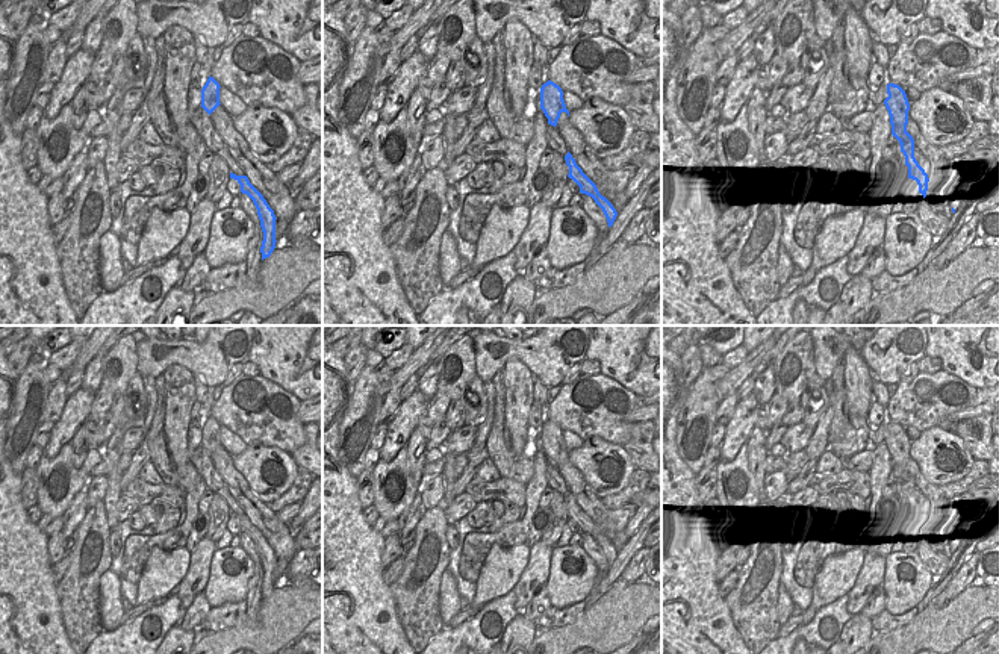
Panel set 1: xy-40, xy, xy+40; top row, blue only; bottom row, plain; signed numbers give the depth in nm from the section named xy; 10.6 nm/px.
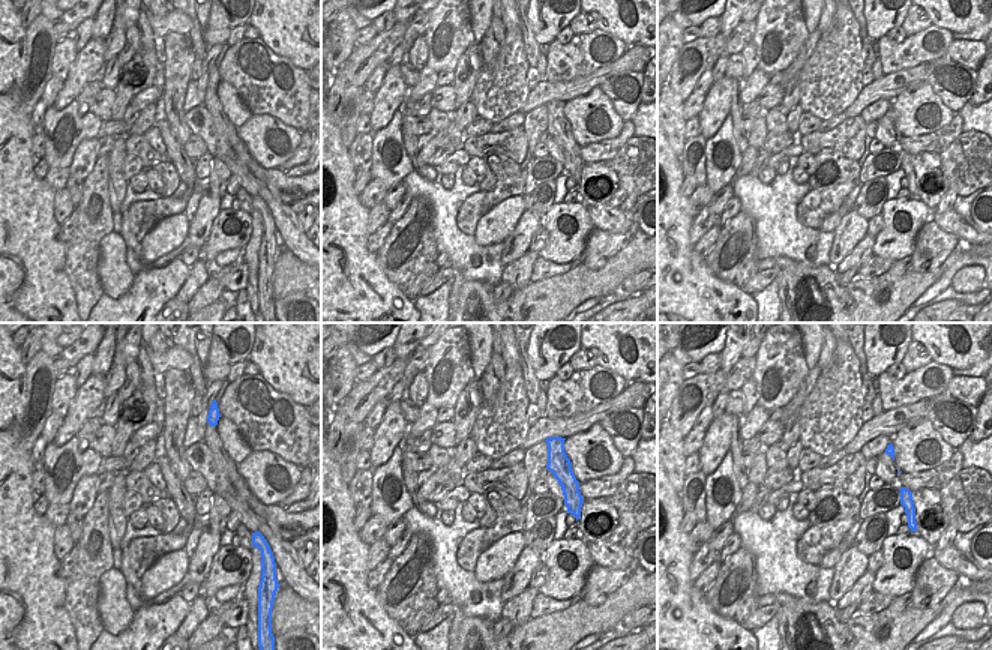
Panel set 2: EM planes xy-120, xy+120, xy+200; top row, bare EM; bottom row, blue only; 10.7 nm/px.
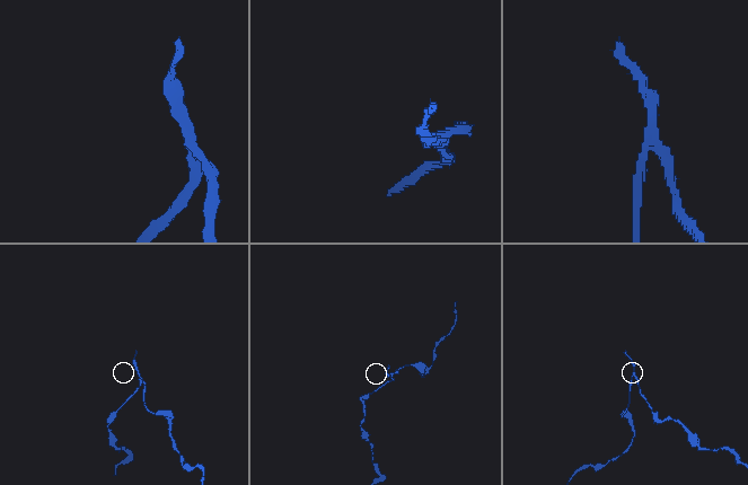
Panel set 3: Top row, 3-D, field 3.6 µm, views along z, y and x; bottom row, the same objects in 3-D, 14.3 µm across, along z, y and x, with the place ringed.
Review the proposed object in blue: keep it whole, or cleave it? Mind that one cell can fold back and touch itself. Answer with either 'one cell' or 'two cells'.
two cells

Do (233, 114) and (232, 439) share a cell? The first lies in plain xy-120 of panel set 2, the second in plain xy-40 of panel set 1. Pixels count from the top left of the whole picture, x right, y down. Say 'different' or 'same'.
same

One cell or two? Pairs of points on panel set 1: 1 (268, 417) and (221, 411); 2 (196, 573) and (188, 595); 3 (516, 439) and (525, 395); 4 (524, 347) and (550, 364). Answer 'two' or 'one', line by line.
1: one
2: one
3: one
4: one

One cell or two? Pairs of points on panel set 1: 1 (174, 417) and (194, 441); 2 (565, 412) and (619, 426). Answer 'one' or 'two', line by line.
1: two
2: one

